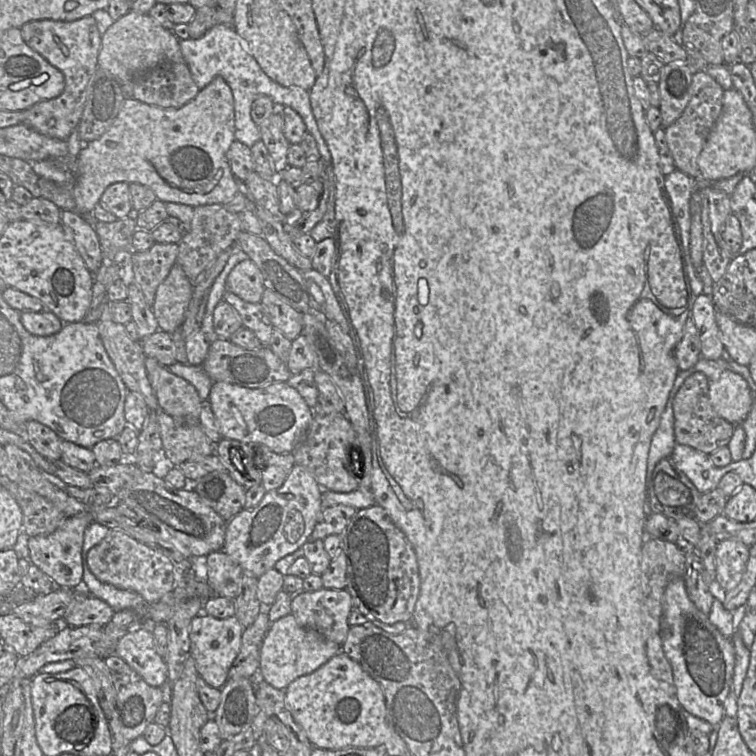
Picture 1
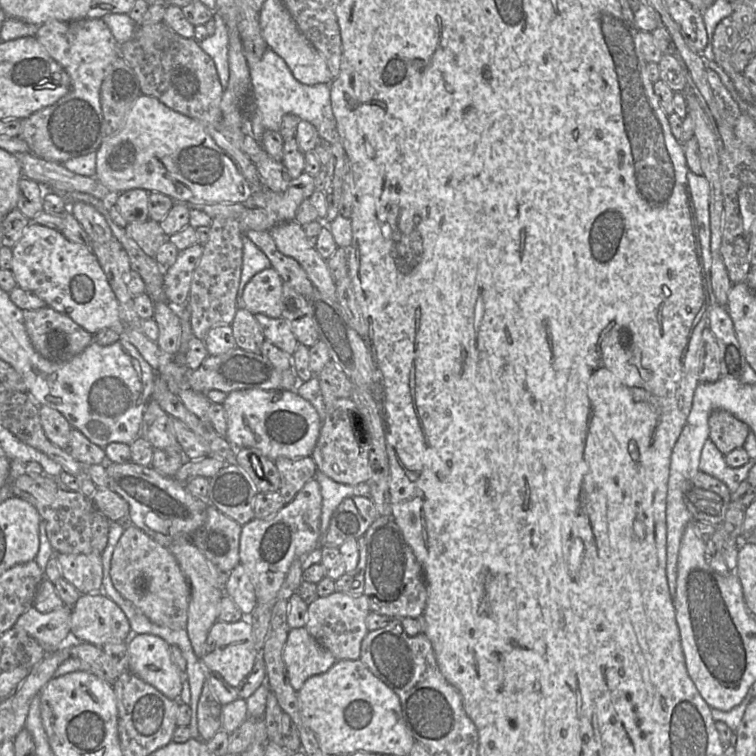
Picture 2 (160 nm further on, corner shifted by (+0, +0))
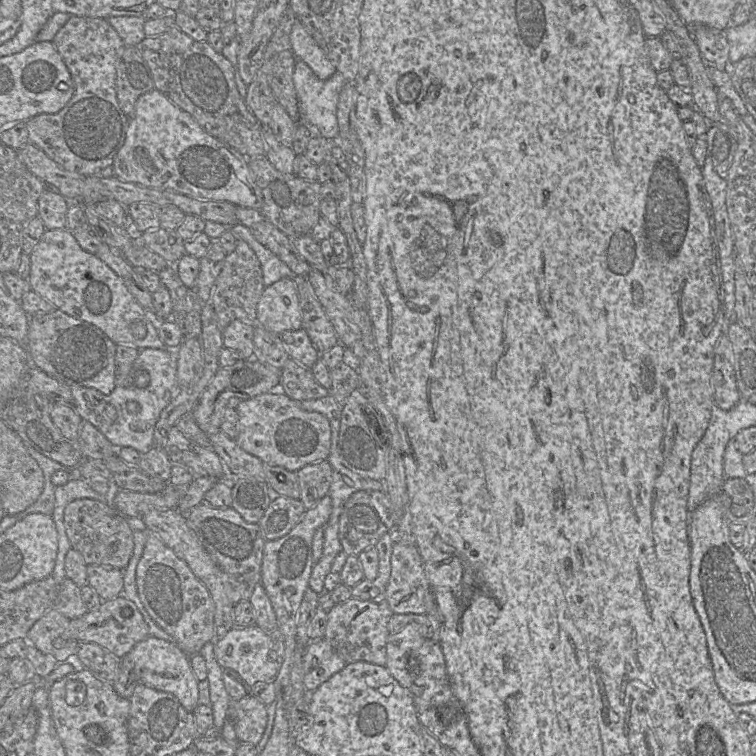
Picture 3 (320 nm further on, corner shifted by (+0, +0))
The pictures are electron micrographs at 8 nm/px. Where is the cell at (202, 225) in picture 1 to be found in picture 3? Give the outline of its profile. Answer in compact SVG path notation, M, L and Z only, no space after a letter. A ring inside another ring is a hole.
M239 240L235 249L224 259L221 271L206 302L213 306L220 329L224 329L236 319L256 323L257 303L264 288L265 284L259 259L244 240Z

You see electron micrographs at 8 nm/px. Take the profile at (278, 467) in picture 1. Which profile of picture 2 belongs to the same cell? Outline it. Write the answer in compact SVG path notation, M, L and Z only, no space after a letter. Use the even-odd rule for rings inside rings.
M311 457L300 459L277 458L273 460L281 477L278 493L286 503L291 502L303 486L314 479L317 467Z

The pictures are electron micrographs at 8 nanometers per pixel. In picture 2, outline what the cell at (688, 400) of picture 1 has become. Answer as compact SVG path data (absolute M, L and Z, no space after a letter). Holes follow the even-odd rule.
M714 410L709 416L709 440L724 455L743 447L749 426L725 410Z

